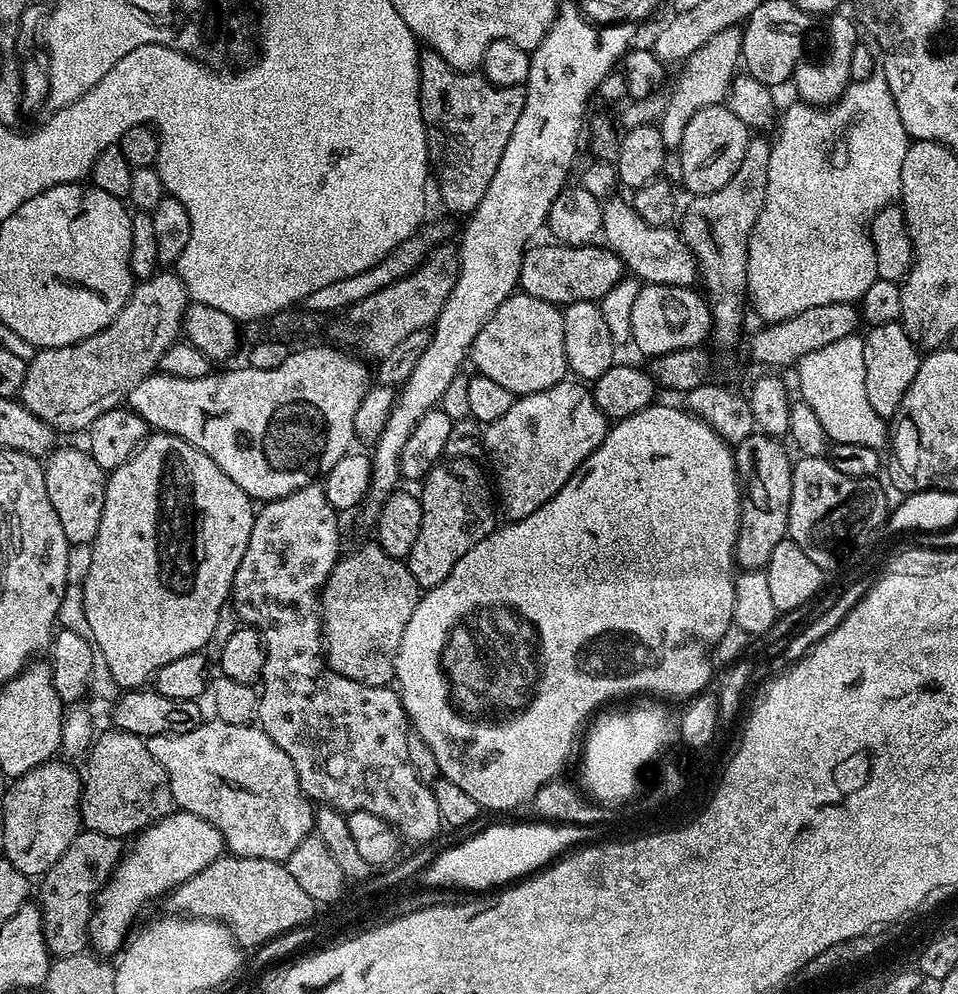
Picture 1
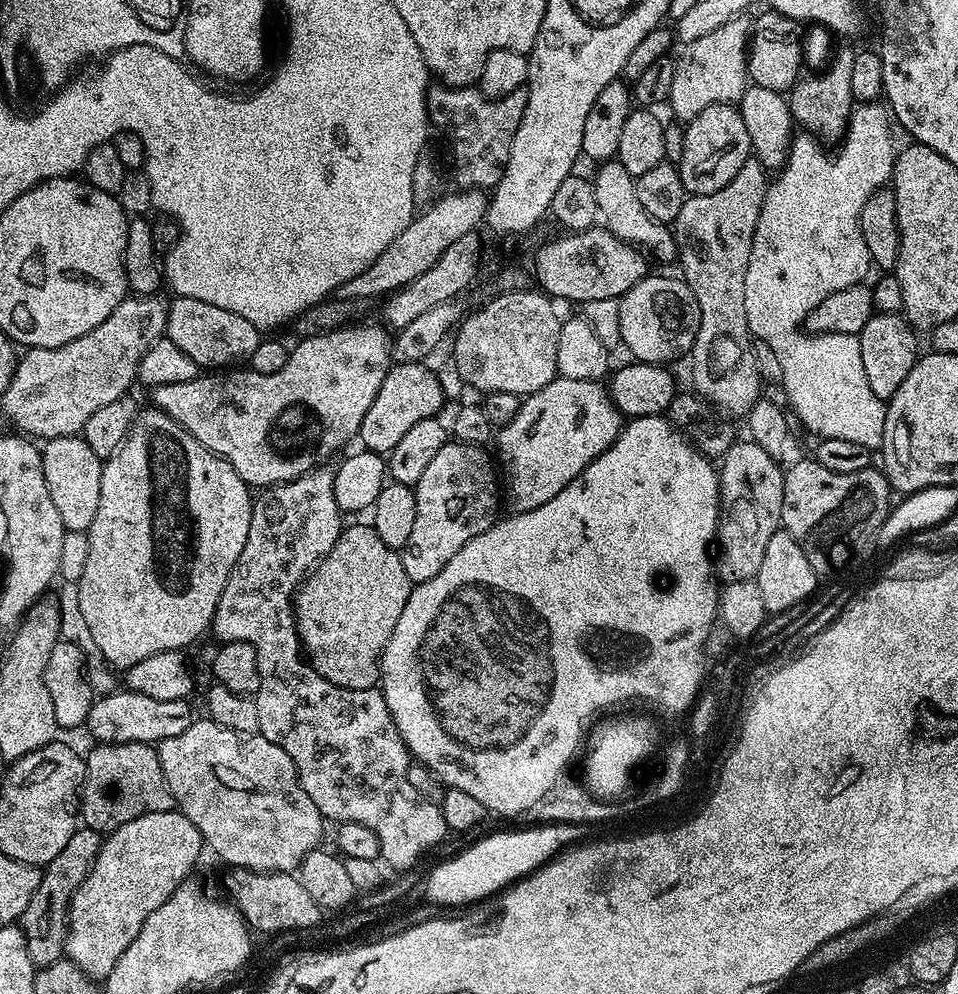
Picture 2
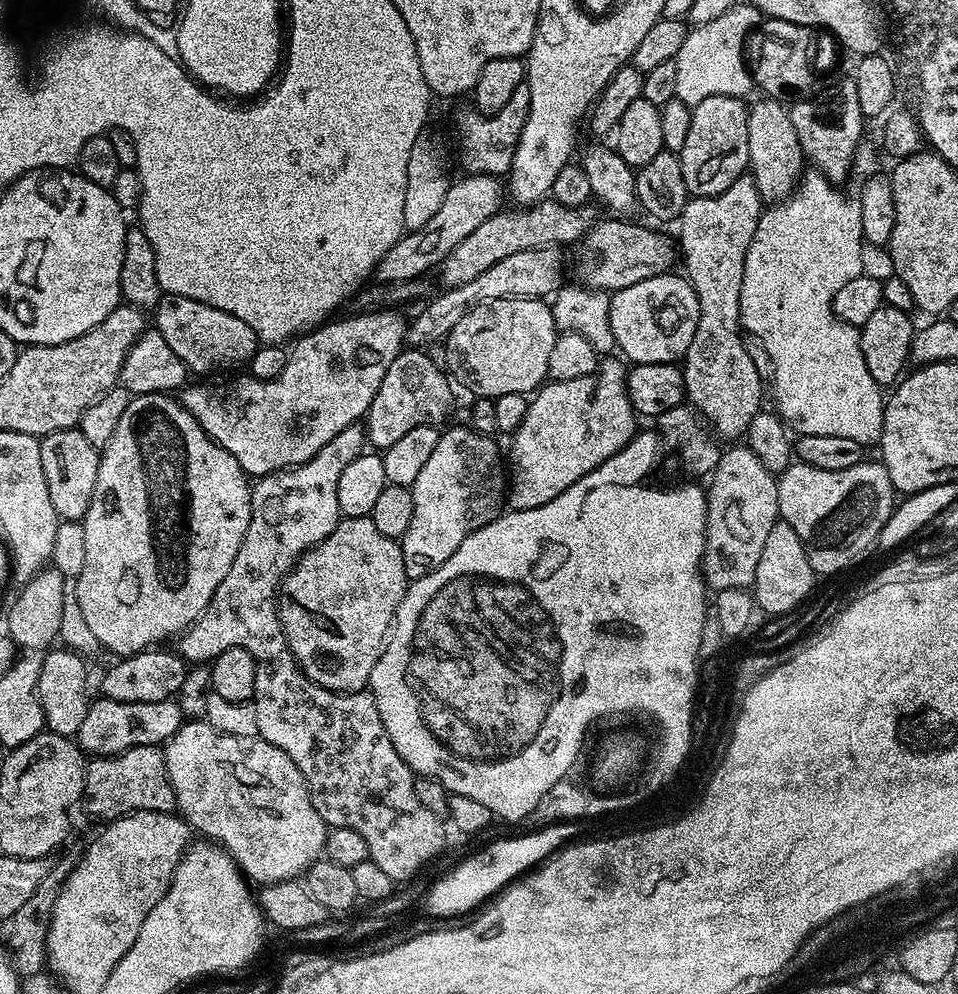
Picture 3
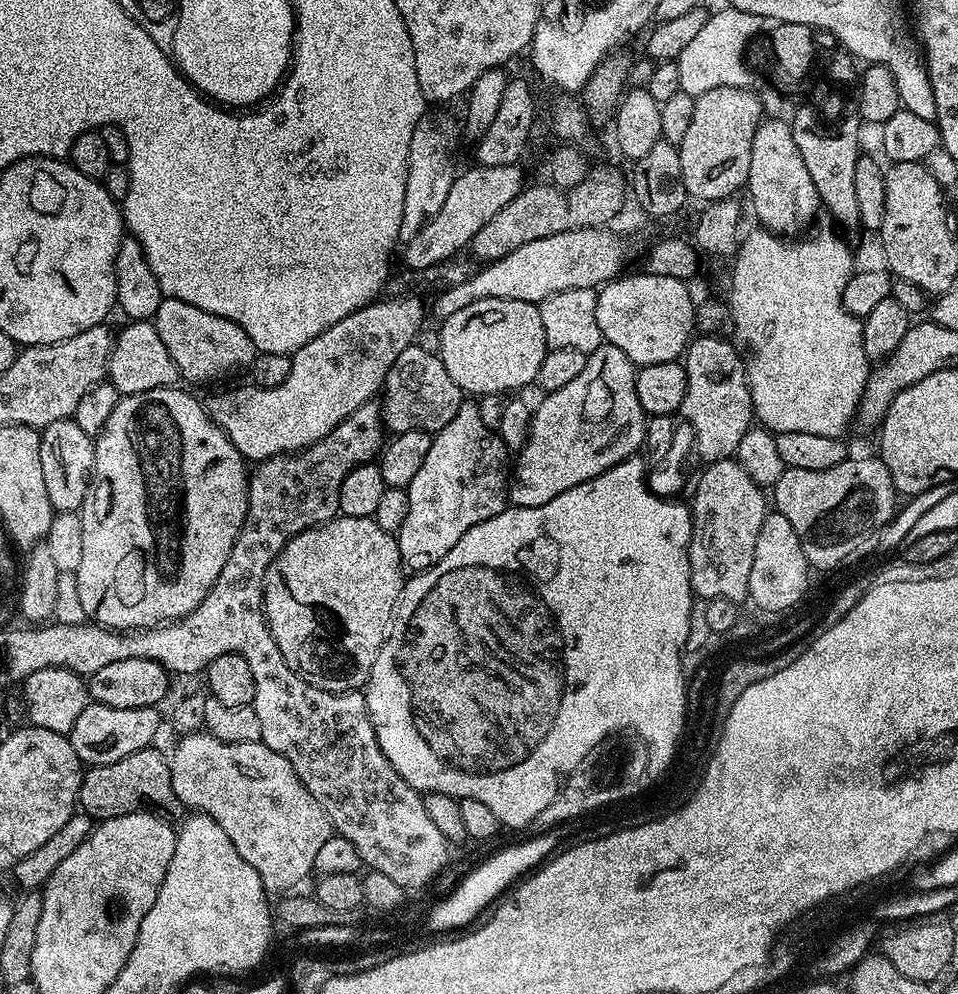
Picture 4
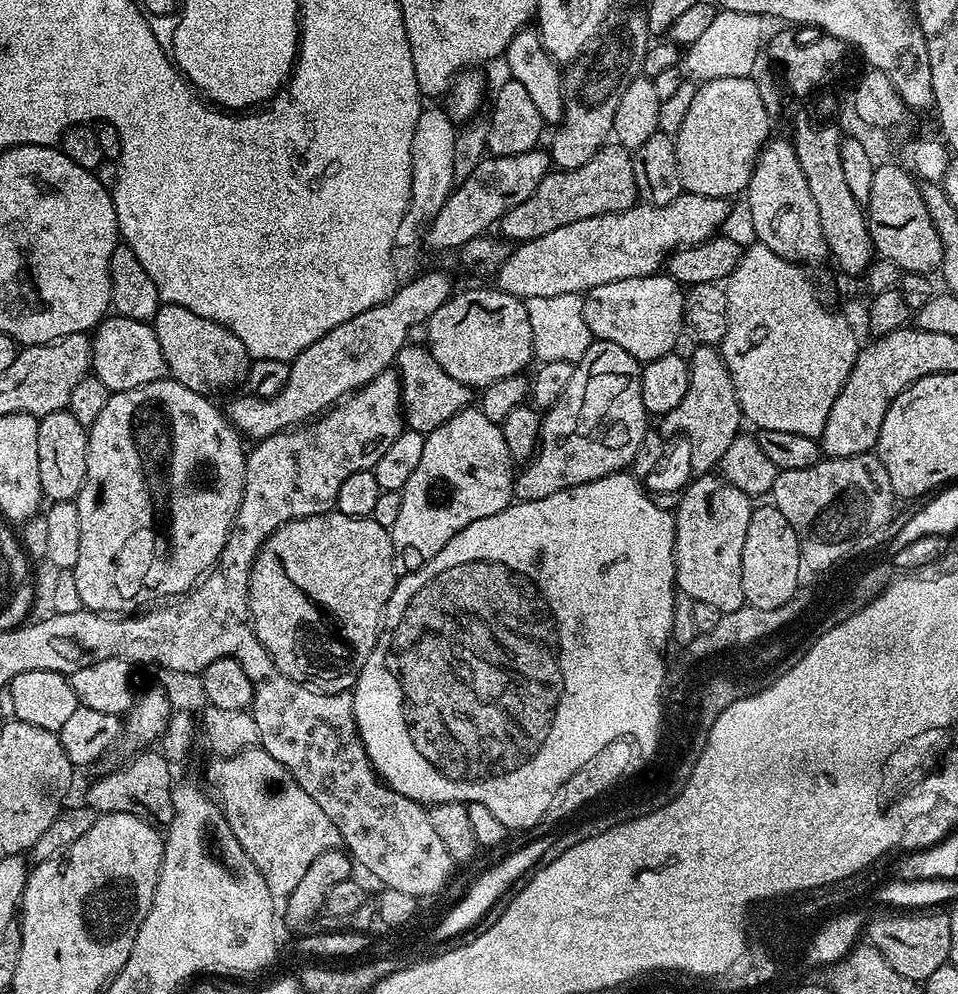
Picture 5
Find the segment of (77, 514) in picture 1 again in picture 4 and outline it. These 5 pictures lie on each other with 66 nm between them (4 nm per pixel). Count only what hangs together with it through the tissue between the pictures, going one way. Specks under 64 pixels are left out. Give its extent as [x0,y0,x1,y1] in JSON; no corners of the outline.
[40,418,95,513]

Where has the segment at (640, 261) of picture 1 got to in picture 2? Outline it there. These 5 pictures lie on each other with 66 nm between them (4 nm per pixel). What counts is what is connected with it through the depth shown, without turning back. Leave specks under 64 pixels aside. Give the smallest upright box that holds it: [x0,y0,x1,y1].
[591,158,678,264]

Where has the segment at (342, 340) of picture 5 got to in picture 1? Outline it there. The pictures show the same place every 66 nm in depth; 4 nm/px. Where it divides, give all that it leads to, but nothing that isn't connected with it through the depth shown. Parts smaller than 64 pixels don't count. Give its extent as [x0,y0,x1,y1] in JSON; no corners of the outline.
[126,344,370,501]

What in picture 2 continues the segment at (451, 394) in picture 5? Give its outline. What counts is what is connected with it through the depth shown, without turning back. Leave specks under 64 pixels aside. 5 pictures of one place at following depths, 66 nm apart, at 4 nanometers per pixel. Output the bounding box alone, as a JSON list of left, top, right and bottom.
[358,363,444,454]

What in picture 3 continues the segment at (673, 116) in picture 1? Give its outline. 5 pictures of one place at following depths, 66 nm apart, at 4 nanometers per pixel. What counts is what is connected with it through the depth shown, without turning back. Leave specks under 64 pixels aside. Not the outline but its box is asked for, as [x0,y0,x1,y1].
[676,2,764,108]

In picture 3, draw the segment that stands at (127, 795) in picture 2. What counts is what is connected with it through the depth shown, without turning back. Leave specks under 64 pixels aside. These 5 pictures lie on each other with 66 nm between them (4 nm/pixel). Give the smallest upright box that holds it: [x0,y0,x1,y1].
[83,744,177,822]

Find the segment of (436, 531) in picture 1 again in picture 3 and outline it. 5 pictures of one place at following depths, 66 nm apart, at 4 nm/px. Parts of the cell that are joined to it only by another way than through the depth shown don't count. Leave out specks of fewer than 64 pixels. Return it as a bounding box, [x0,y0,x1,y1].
[398,426,506,581]

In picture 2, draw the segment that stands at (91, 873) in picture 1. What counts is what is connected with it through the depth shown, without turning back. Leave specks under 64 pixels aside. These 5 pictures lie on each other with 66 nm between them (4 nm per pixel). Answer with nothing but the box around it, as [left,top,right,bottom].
[18,826,101,969]

